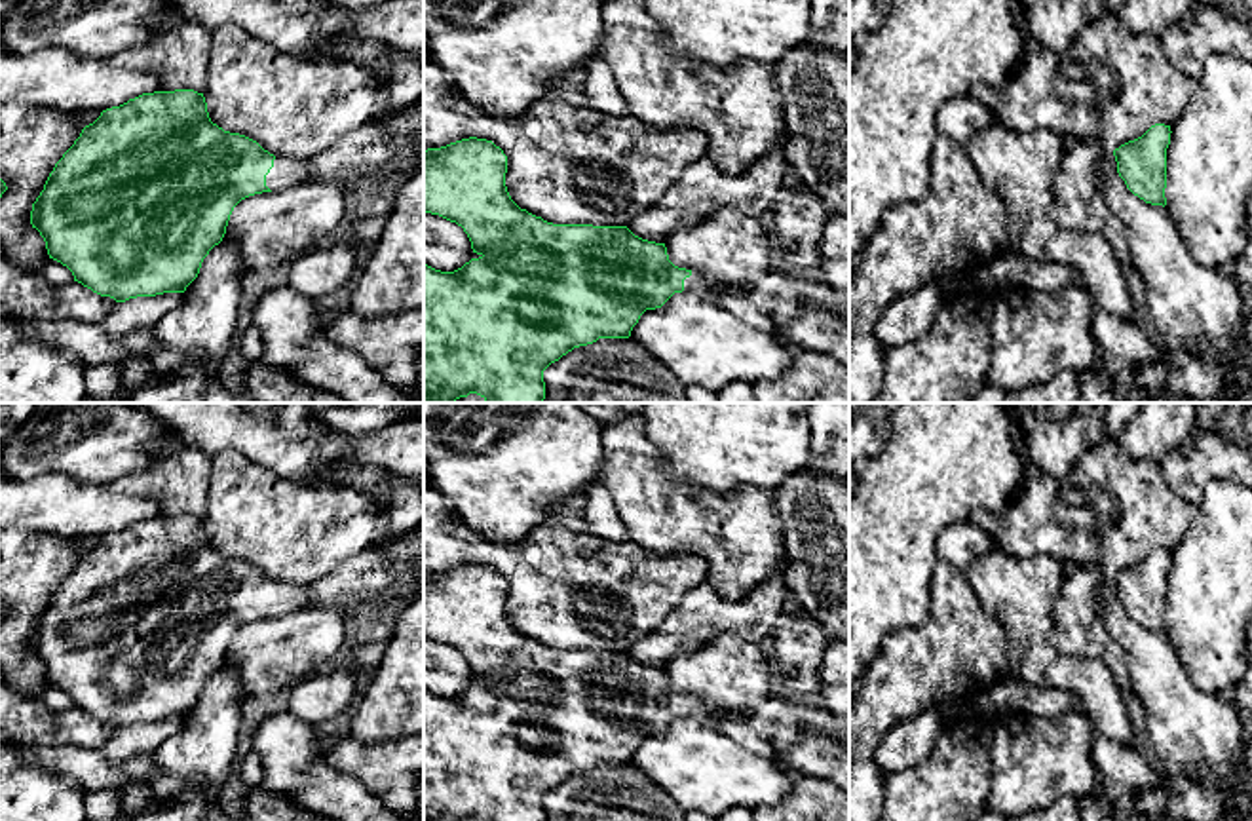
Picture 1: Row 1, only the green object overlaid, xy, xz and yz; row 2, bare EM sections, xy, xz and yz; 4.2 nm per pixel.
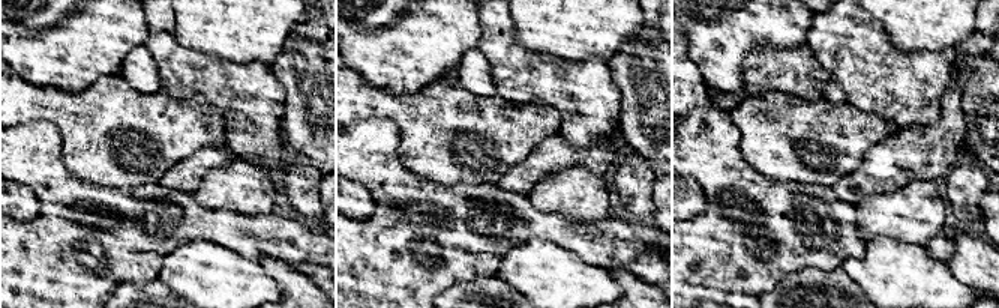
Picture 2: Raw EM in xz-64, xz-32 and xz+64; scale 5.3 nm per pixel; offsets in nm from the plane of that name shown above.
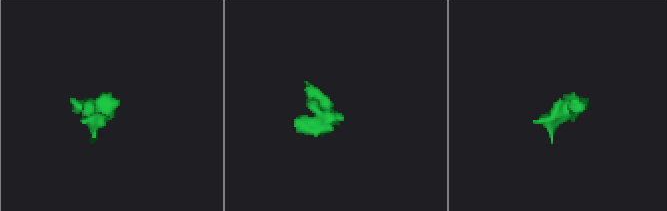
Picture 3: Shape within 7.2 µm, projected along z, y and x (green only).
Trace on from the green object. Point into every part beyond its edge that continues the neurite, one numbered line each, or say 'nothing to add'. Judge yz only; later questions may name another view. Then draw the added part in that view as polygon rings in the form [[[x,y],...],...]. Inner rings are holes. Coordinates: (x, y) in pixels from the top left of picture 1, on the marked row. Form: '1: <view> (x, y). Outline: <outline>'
nothing to add

